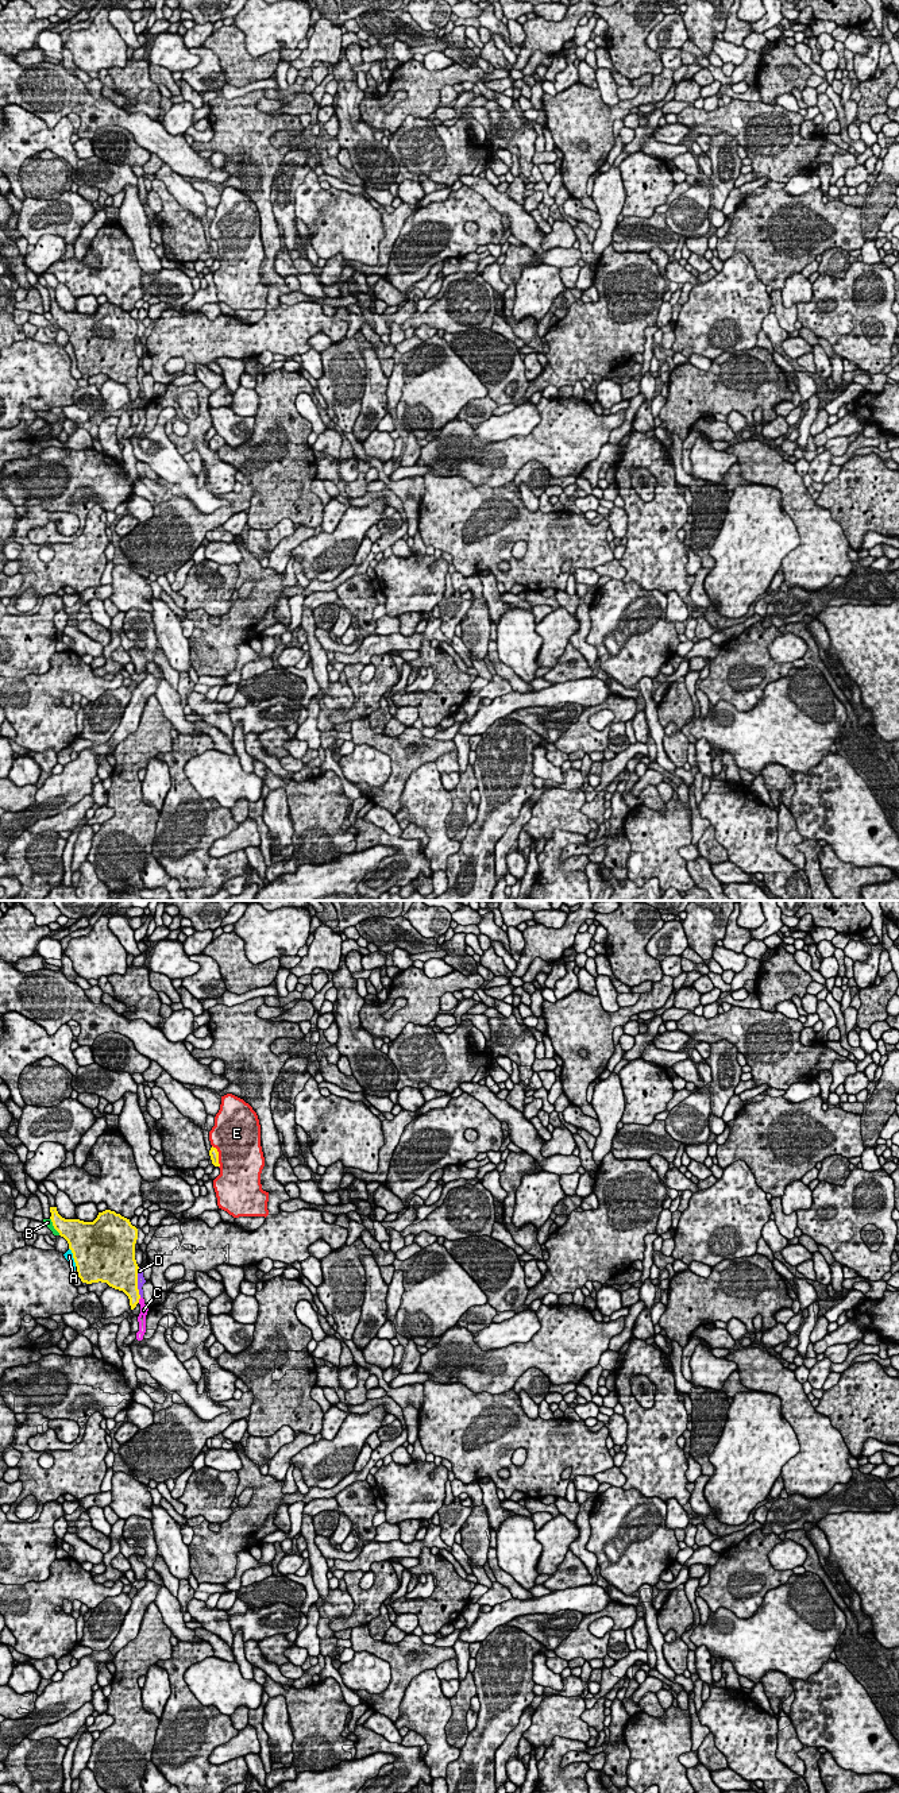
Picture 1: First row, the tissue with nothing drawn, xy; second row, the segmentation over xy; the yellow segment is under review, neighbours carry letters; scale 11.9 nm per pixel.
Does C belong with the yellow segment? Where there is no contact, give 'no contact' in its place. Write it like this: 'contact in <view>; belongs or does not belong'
contact in xy; does not belong

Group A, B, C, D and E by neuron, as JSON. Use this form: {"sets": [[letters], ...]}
{"sets": [["A"], ["B"], ["C", "D"], ["E"]]}

